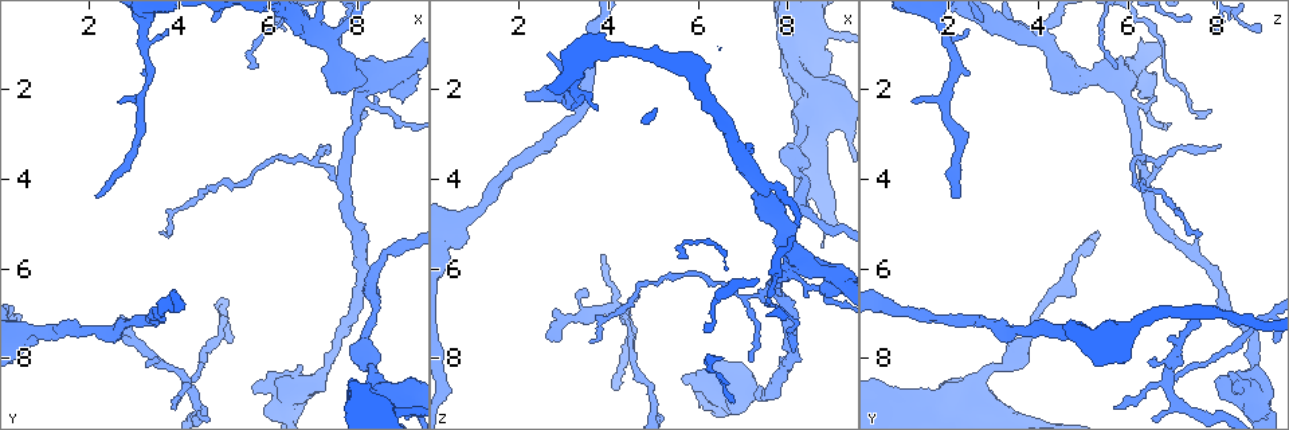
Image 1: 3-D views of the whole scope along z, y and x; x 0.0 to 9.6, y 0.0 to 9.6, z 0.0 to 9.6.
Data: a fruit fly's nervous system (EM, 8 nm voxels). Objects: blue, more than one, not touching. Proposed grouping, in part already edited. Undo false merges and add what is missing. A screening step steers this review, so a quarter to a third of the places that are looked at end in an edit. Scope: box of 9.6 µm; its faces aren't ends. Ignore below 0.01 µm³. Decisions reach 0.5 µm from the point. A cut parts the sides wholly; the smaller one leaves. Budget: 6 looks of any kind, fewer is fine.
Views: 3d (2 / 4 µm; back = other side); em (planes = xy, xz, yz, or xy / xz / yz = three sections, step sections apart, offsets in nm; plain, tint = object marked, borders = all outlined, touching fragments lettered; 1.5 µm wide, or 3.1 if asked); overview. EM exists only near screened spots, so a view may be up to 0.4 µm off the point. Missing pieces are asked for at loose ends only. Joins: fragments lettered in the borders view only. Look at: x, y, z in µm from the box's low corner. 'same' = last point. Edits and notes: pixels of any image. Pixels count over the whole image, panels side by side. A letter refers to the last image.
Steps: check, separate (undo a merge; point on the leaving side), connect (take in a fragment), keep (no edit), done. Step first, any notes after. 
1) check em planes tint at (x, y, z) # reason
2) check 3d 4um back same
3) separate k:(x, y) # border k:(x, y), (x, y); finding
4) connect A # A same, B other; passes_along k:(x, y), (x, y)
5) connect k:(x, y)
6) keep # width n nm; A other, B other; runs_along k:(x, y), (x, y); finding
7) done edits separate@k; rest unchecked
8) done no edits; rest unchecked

check 3d 4um at (2.15, 4.35, 2.10) # tapers out

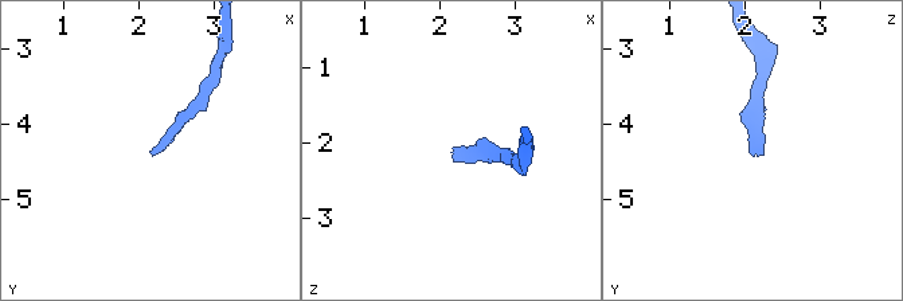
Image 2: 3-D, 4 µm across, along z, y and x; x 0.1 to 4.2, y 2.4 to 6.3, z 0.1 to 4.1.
check em xz step 8 tint at (2.10, 4.40, 2.15)

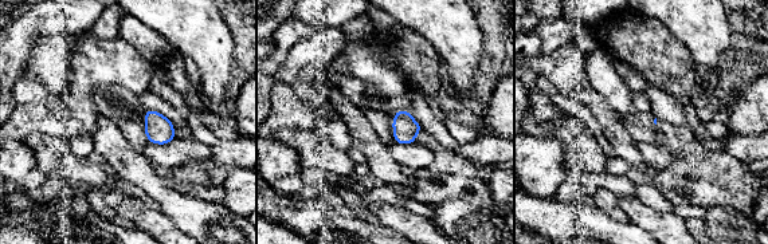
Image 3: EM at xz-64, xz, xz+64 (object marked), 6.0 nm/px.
check em planes borders same

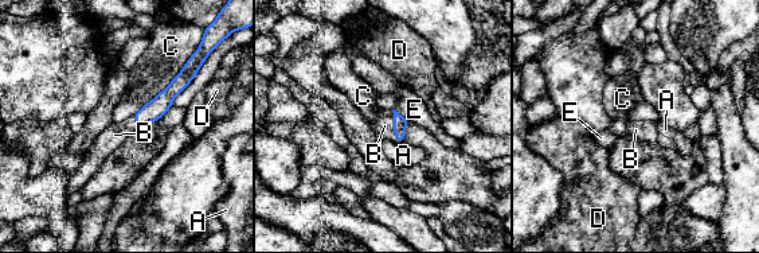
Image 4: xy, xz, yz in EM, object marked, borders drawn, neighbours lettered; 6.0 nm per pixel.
connect B # longest_contact C 500 nm; A other, B same, C other, D other, E other; the cell continues

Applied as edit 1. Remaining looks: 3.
check em planes borders at (4.20, 8.55, 6.95) # four arms meet

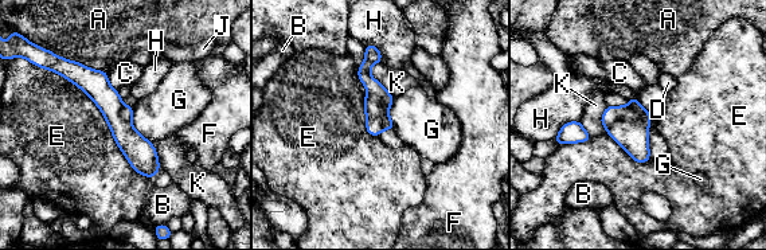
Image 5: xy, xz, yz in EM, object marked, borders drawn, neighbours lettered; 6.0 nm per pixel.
separate 5:(612, 113) # longest_contact E 900 nm; A other, B other, C other, D other, E other, F other, G other, H other, J other, K other; border 5:(641, 114), (606, 129); two cells meet here

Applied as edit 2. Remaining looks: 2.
done edits connect@4, separate@5; rest unchecked

